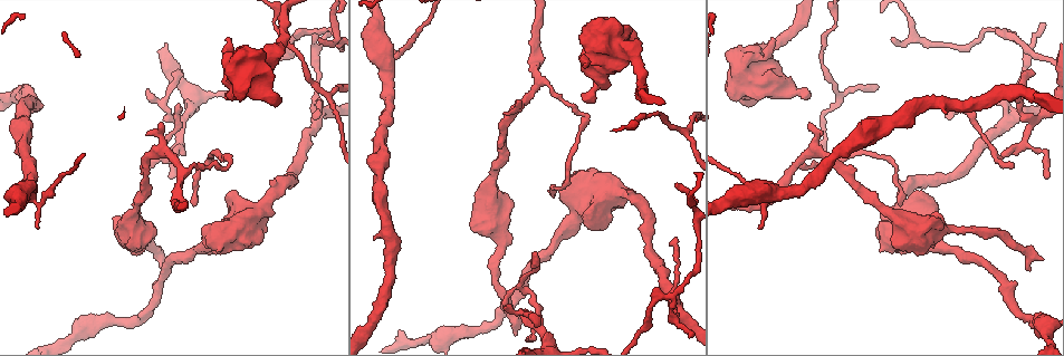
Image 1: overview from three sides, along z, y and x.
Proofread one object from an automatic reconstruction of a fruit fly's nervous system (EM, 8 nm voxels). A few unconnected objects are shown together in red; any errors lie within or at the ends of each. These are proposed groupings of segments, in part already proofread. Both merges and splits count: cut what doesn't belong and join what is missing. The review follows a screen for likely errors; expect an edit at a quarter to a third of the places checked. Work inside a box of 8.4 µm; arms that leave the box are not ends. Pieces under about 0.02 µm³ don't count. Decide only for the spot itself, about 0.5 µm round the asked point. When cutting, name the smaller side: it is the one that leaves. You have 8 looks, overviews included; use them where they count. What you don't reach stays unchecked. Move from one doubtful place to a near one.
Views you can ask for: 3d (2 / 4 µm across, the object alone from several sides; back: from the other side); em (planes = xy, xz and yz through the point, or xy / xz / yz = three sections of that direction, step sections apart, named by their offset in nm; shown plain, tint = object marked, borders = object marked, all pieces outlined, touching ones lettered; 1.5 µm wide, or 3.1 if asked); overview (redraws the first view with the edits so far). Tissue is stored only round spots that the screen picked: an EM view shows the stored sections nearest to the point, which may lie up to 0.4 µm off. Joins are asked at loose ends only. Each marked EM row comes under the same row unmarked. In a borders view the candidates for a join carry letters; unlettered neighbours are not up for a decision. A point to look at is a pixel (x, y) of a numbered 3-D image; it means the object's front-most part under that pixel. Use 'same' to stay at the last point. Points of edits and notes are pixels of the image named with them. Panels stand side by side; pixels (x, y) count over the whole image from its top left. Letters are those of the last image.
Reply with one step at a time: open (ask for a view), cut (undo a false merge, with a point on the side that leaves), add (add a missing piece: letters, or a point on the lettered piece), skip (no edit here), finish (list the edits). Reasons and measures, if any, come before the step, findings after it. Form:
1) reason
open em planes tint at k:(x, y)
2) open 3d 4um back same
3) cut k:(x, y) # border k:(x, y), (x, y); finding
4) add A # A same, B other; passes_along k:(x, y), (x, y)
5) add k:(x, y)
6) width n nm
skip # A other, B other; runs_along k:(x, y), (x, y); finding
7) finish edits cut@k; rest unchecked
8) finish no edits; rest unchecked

branch stops here
open em xz step 4 tint at 1:(319, 37)

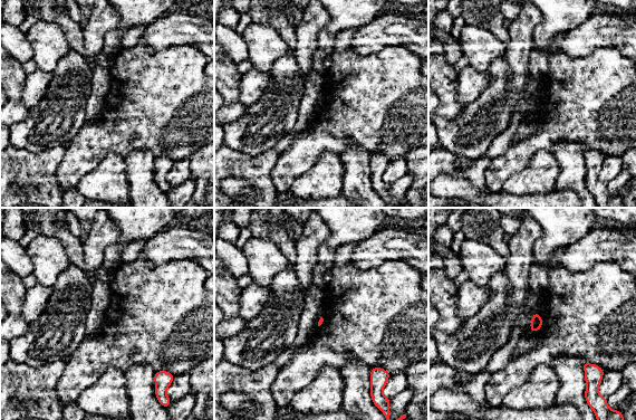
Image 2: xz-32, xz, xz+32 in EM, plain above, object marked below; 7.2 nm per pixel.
open em xz step 4 borders same

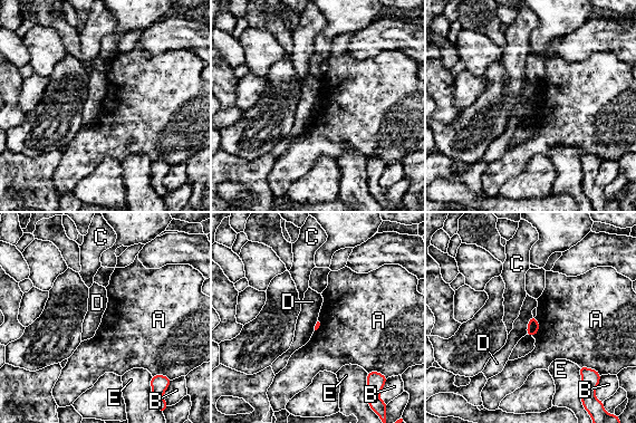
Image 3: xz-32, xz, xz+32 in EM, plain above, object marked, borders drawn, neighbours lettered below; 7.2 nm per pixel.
skip # A other, B other, C other, D other, E other; border 3:(533, 317), (538, 330), (532, 336); none of them fits

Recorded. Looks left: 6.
abrupt turn
open em yz step 8 tint at 1:(1006, 33)

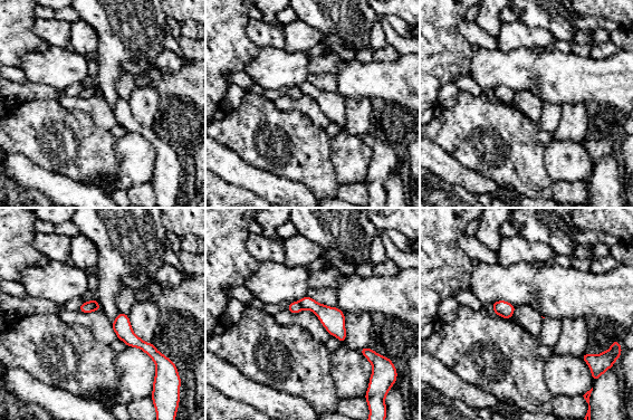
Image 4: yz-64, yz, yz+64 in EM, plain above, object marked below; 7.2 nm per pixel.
another direction
open em planes borders same

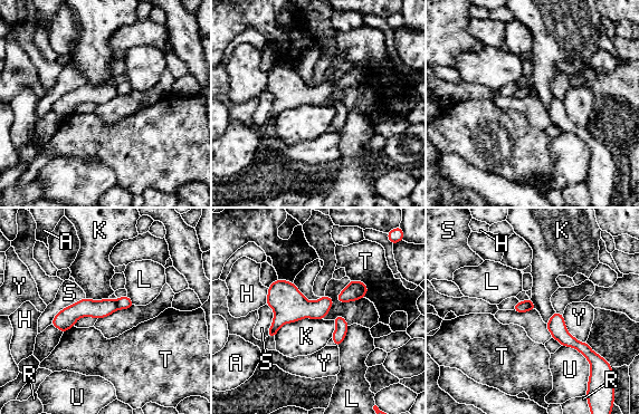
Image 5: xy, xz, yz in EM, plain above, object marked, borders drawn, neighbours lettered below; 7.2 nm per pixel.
cut 5:(86, 307) # A other, H other, K other, L other, R other, S other, T other, U other, Y other; border 5:(115, 300), (118, 308); a second cell is stuck on

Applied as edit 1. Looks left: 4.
calibre changes
open 3d 4um at 1:(948, 228)

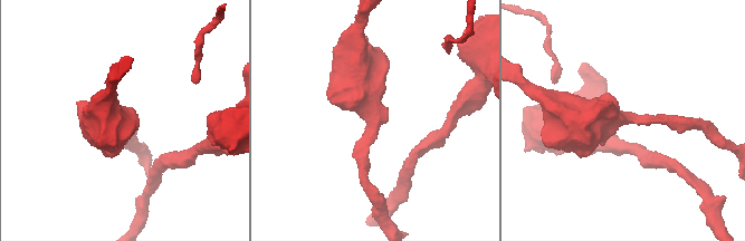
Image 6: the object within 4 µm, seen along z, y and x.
open em xz step 8 tint at 6:(627, 119)

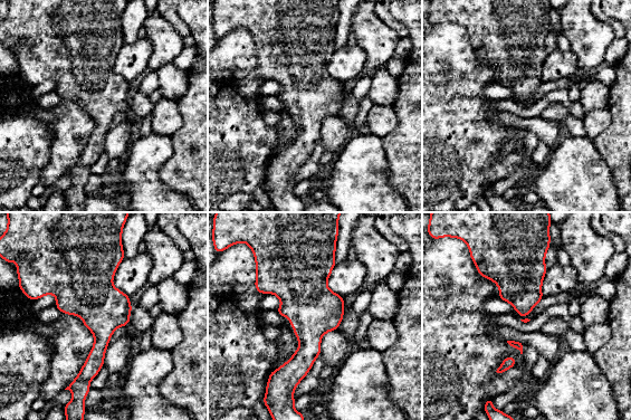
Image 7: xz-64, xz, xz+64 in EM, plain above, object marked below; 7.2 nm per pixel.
cut it another way
open em xy step 4 borders same

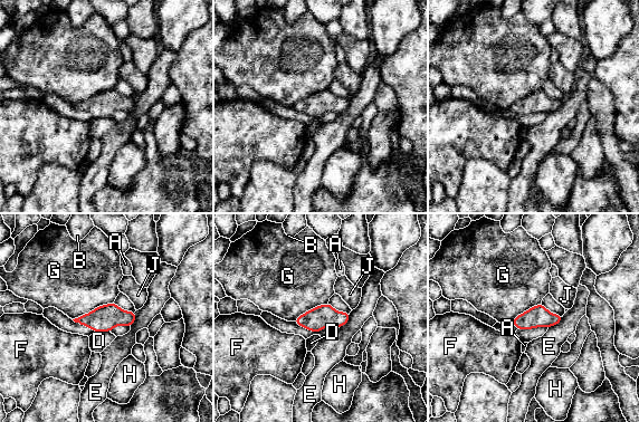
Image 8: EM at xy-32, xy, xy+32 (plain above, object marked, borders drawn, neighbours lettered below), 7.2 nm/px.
skip # A other, B other, D other, E other, F other, G other, H other, J other; border 8:(94, 331), (110, 332); all the same cell

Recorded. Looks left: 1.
finish edits cut@5; rest unchecked

